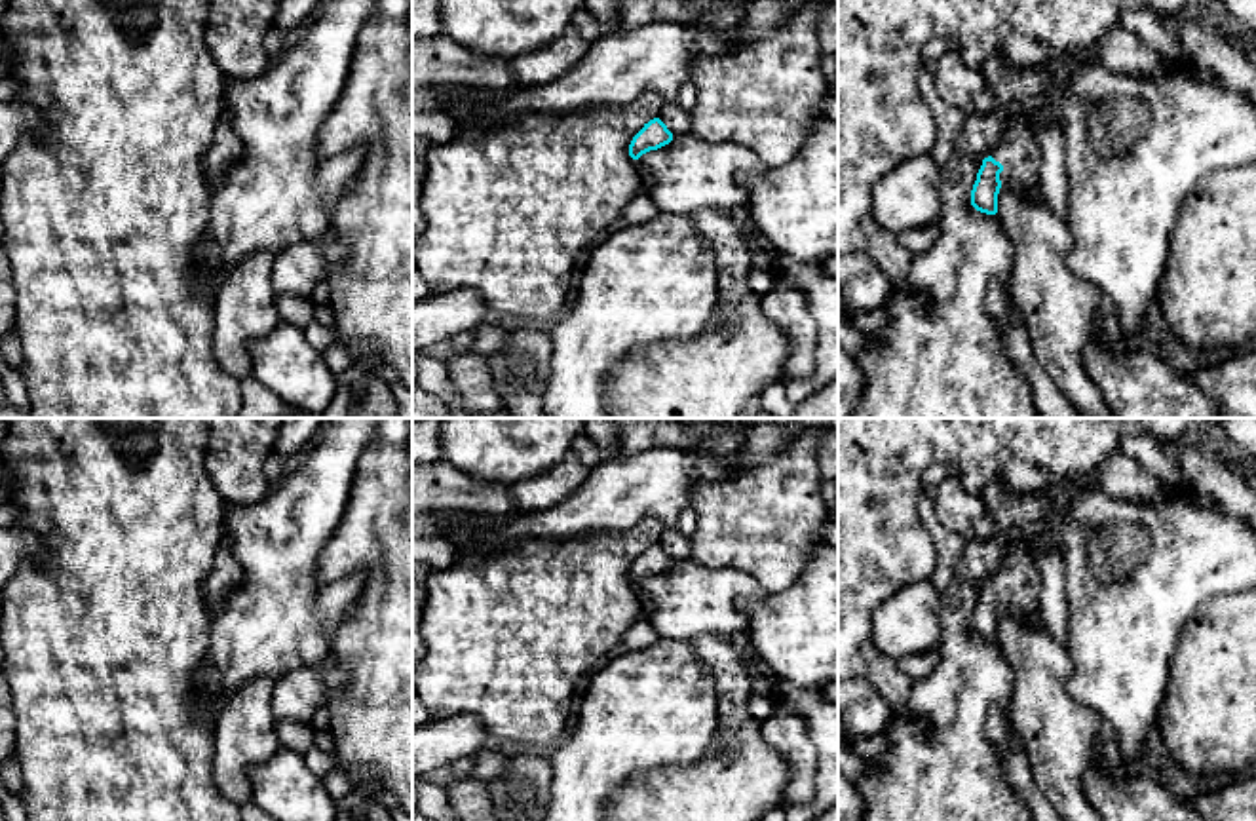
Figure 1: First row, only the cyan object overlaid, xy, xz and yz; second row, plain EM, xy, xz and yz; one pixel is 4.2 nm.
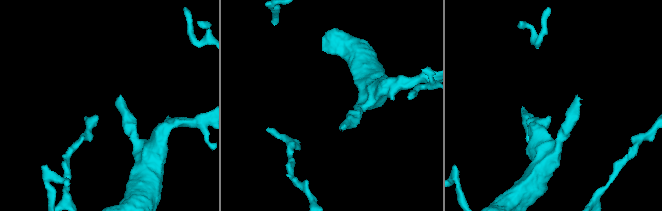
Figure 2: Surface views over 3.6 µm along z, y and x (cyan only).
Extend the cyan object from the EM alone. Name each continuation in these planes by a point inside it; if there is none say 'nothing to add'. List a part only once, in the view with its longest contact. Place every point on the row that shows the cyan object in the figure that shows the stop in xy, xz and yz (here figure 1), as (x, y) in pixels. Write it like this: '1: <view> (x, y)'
1: yz (1019, 152)

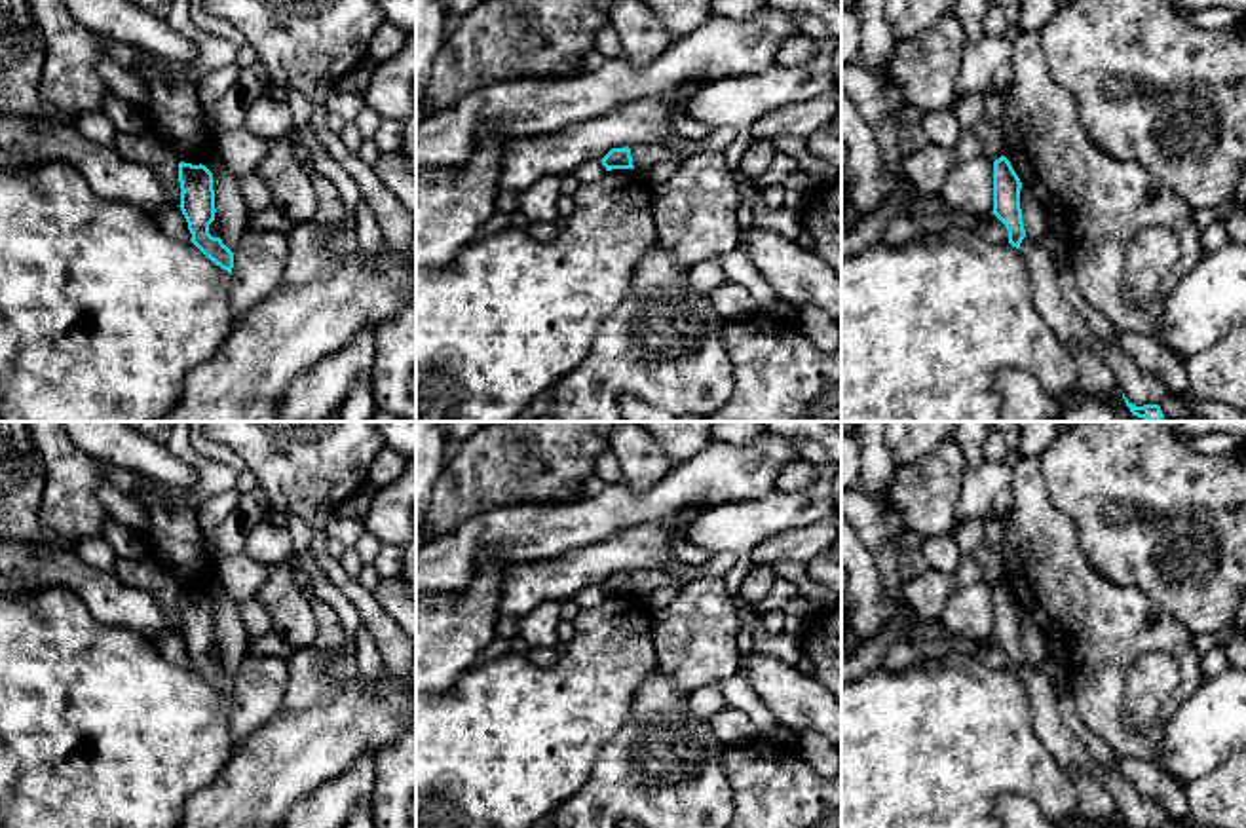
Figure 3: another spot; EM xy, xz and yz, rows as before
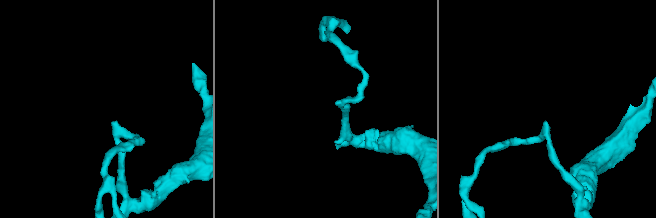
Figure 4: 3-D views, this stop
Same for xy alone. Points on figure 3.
nothing to add

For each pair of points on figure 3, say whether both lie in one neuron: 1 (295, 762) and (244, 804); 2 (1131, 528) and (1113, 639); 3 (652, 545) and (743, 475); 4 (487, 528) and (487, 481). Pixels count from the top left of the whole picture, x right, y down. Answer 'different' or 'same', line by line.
1: same
2: different
3: different
4: different

